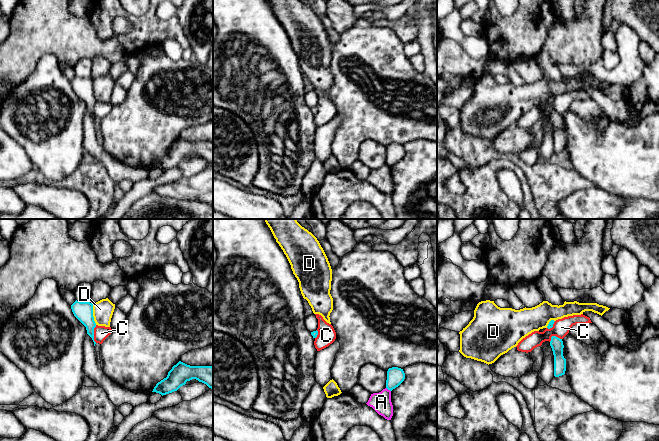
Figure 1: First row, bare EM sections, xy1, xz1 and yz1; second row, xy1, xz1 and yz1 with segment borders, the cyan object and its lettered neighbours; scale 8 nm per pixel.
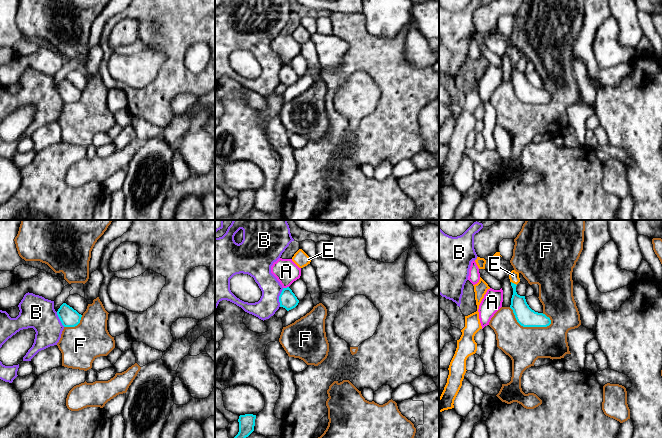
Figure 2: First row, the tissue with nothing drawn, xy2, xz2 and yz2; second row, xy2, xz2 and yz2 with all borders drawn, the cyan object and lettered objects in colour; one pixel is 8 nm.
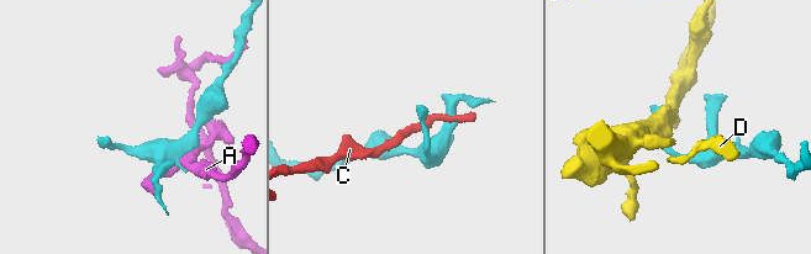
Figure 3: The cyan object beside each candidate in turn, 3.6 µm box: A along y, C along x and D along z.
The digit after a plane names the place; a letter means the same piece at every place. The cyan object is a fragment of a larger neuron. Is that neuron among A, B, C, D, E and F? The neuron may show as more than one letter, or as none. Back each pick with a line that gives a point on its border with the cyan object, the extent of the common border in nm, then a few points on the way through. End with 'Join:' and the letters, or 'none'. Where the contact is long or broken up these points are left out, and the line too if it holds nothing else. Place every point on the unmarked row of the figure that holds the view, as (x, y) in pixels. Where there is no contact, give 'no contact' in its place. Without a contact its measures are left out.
E: meets cyan in yz2 at (513, 59); contact 60 nm long; runs through yz2 (522, 87), (515, 73), (513, 59), (513, 51)
Join: E

